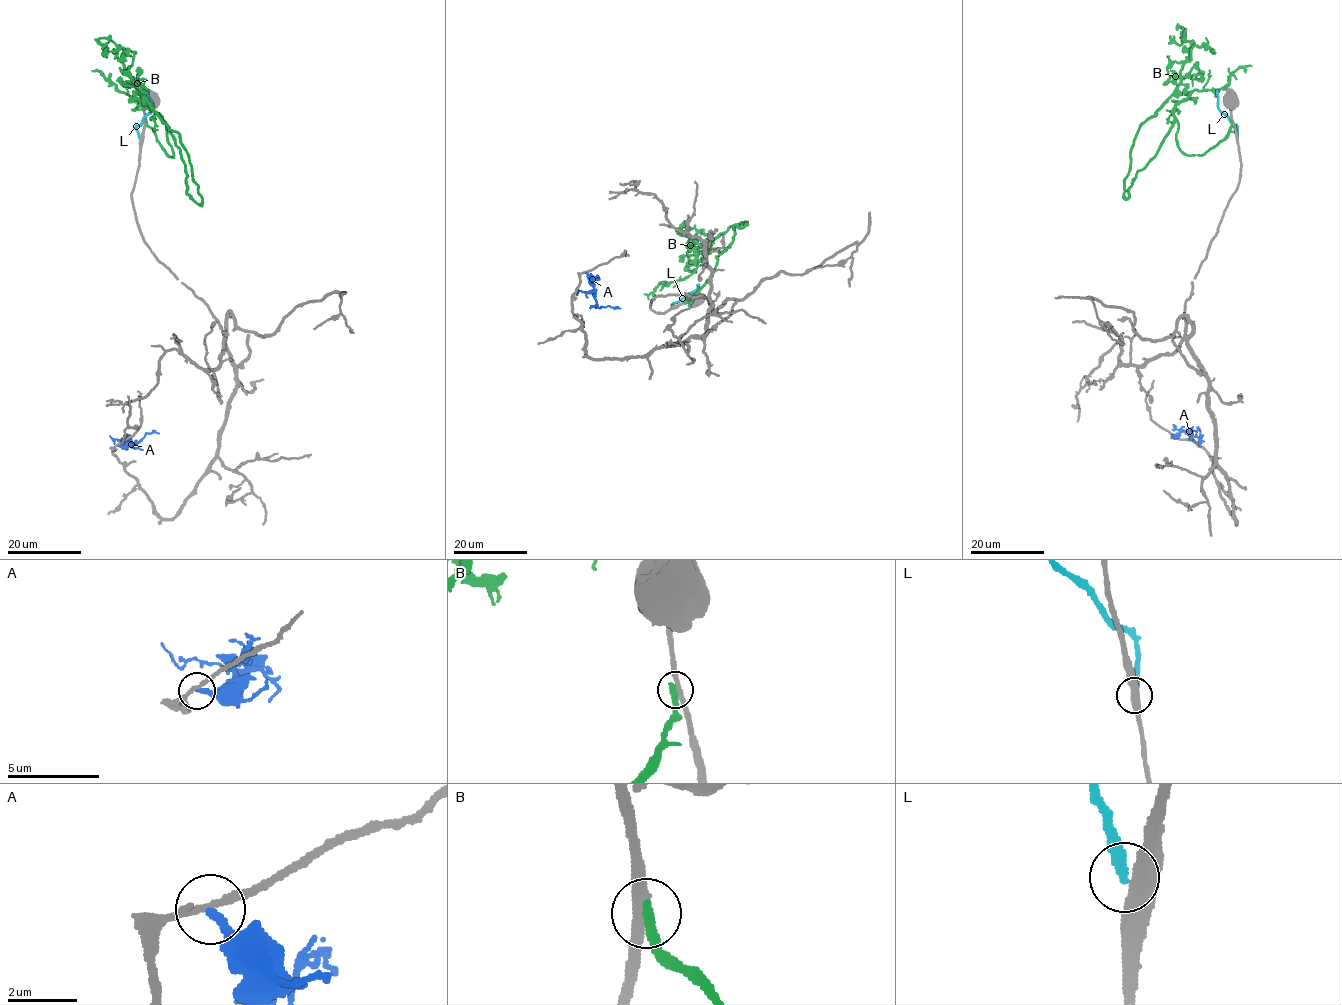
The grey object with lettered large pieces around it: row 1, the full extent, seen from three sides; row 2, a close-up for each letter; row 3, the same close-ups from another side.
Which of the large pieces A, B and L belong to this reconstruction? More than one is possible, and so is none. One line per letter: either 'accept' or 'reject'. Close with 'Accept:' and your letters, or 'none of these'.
A: reject
B: reject
L: reject
Accept: none of these

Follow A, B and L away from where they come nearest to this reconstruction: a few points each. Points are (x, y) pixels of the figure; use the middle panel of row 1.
A: (586, 272), (593, 285), (598, 306), (621, 308)
B: (685, 301), (712, 274), (733, 240), (732, 227), (748, 223), (692, 246), (678, 231), (692, 229)
L: (673, 306), (700, 288), (699, 284)

